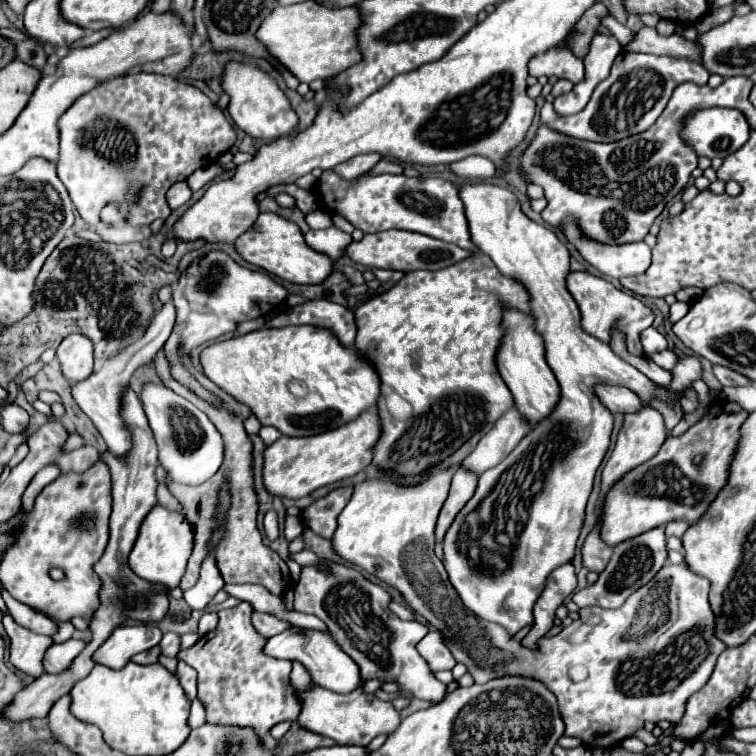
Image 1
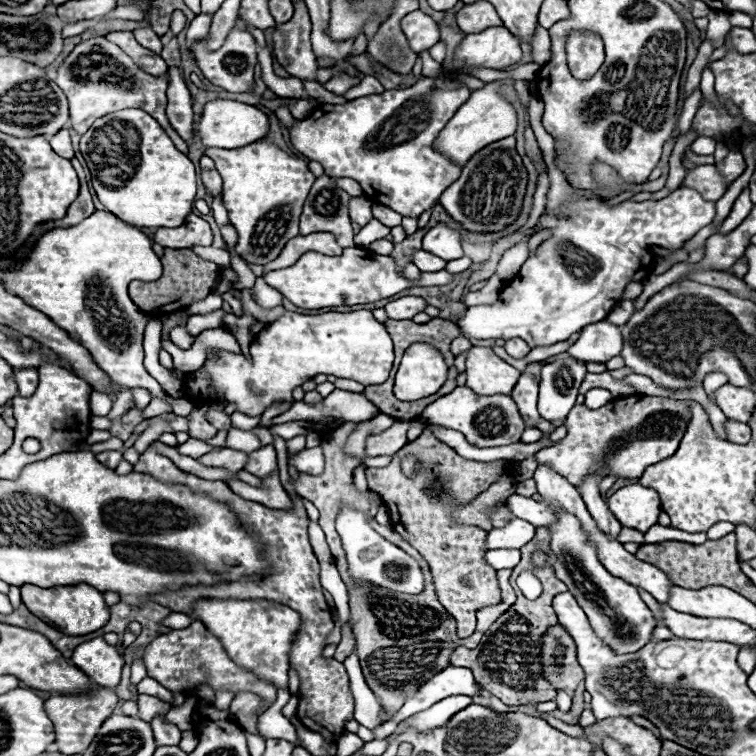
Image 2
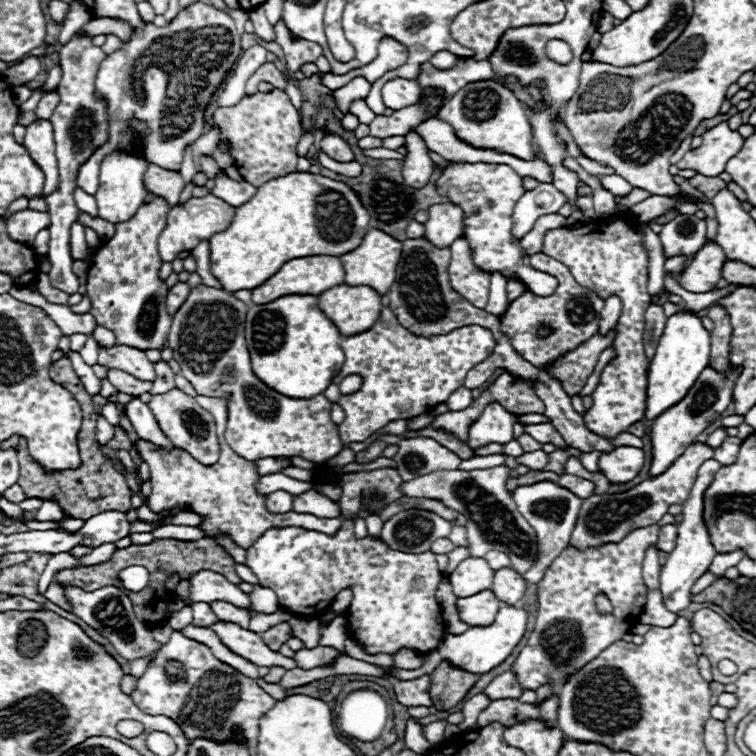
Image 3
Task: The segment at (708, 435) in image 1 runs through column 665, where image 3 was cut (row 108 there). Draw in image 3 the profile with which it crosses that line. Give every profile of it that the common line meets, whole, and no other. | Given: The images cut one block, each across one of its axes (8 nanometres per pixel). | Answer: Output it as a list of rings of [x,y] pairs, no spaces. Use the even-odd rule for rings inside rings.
[[[470,82],[470,86],[464,86],[462,90],[458,90],[458,94],[454,94],[454,98],[450,98],[444,104],[444,108],[440,110],[438,116],[440,116],[440,120],[448,122],[456,130],[458,138],[466,140],[468,144],[472,144],[476,148],[494,148],[494,150],[508,152],[522,160],[538,158],[538,154],[534,152],[534,144],[532,144],[532,126],[530,126],[530,120],[526,116],[522,102],[518,102],[518,98],[500,82]]]

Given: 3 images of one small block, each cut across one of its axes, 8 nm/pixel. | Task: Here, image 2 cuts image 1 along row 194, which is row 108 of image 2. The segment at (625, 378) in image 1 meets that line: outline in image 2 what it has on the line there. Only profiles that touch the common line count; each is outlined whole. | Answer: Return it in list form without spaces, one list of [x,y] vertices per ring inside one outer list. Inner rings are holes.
[[[486,84],[480,90],[474,90],[470,98],[460,106],[460,110],[450,118],[450,122],[444,126],[436,140],[436,150],[450,156],[452,162],[458,166],[464,166],[468,158],[476,154],[476,150],[482,150],[484,146],[508,138],[516,132],[516,110],[514,106],[496,90],[496,84]]]

